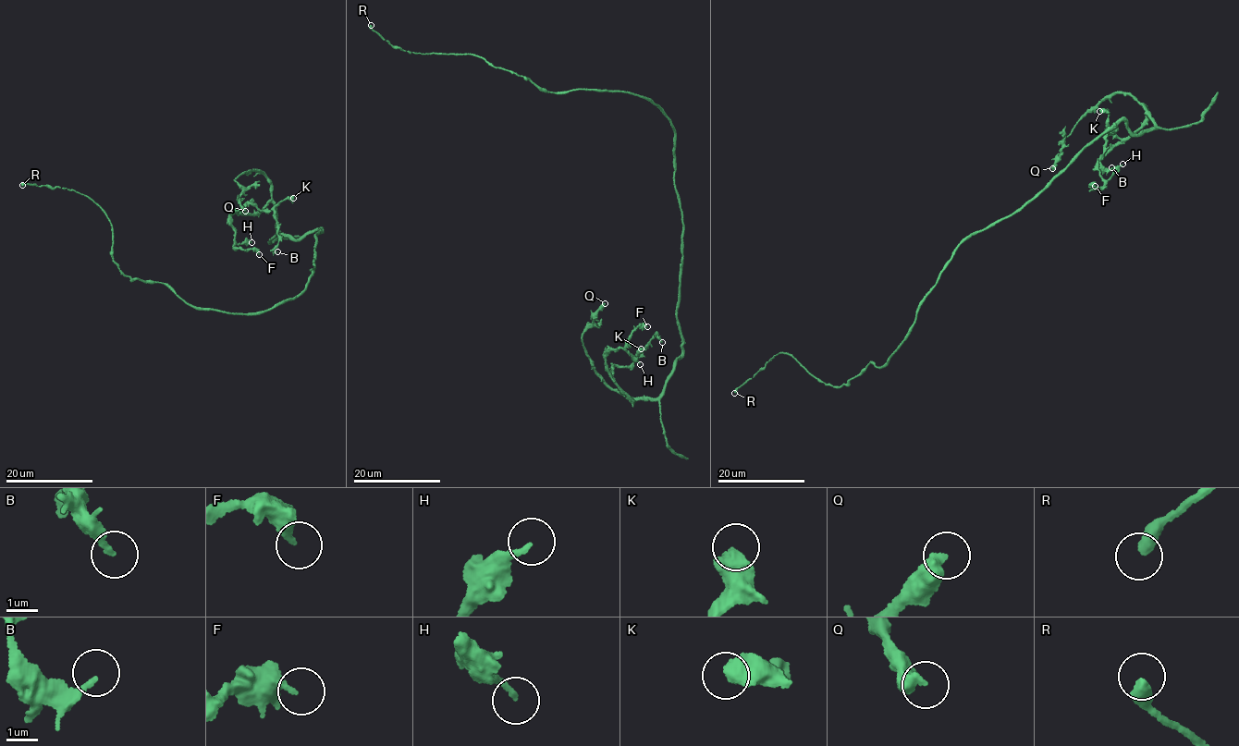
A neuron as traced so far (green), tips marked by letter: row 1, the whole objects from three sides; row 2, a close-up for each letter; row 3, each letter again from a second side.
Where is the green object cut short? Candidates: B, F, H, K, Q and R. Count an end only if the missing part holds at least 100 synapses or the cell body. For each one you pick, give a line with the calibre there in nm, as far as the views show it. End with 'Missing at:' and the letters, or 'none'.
Missing at: none

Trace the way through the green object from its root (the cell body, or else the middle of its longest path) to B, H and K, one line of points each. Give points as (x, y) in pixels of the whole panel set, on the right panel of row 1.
B: (962, 242), (1122, 120), (1137, 134), (1154, 127), (1145, 105), (1128, 137), (1109, 128), (1100, 162), (1111, 167)
H: (962, 242), (1122, 120), (1137, 134), (1154, 127), (1145, 105), (1099, 176), (1122, 164)
K: (962, 242), (1022, 206), (1122, 120), (1137, 134), (1154, 127), (1145, 105), (1140, 127), (1112, 136), (1099, 111)

